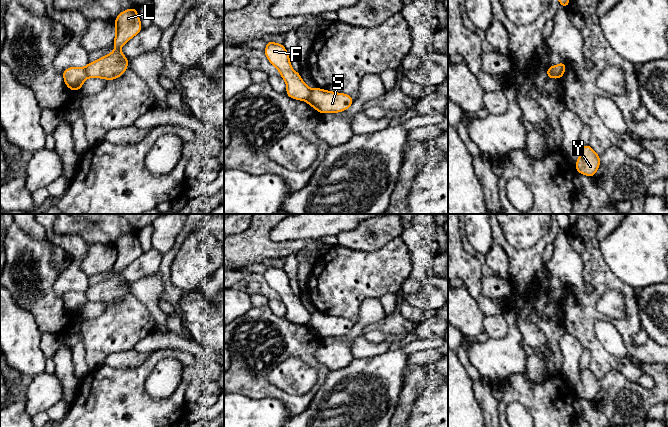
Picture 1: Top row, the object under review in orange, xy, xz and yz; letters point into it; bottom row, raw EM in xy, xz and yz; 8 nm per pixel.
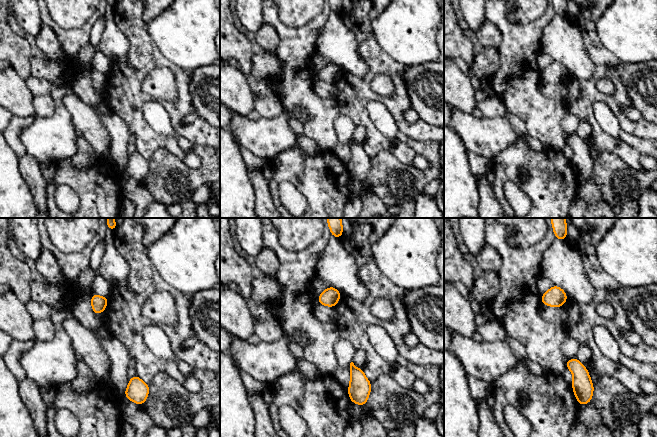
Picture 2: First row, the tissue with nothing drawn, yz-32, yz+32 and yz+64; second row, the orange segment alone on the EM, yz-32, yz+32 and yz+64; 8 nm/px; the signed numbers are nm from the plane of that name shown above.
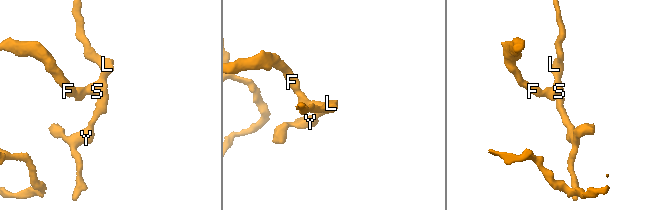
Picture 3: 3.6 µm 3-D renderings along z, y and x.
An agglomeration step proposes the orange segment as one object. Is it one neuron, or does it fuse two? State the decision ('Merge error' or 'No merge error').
Merge error

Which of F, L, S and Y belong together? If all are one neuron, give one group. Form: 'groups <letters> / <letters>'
groups F / L S Y

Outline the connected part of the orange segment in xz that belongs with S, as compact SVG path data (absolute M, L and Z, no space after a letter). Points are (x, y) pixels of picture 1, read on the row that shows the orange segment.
M318 87L311 90L307 103L319 113L338 113L346 111L354 98L348 94L326 91Z

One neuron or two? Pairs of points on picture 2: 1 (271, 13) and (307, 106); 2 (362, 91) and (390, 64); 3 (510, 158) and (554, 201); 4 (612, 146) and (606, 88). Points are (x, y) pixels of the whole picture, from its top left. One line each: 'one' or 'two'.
1: one
2: one
3: one
4: two

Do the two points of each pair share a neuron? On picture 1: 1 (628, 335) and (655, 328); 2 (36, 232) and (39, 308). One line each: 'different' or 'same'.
1: different
2: different

